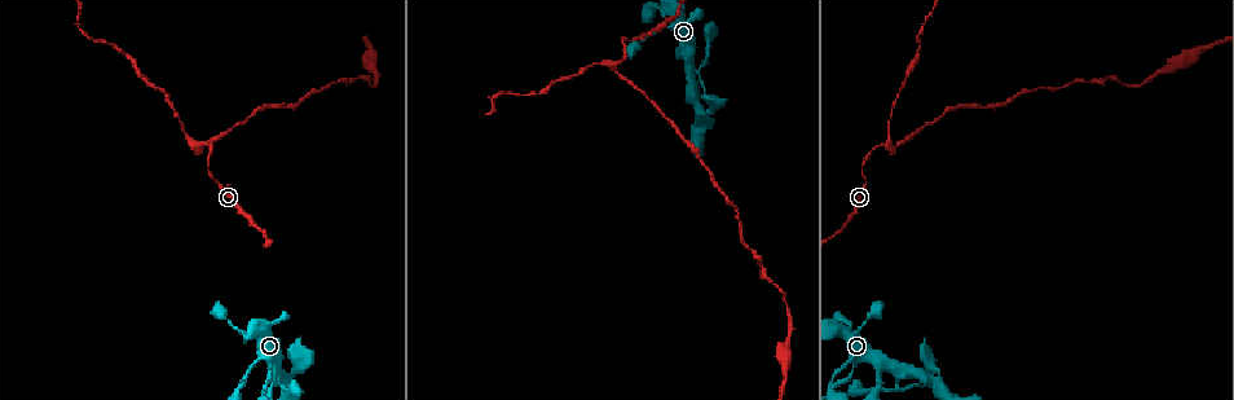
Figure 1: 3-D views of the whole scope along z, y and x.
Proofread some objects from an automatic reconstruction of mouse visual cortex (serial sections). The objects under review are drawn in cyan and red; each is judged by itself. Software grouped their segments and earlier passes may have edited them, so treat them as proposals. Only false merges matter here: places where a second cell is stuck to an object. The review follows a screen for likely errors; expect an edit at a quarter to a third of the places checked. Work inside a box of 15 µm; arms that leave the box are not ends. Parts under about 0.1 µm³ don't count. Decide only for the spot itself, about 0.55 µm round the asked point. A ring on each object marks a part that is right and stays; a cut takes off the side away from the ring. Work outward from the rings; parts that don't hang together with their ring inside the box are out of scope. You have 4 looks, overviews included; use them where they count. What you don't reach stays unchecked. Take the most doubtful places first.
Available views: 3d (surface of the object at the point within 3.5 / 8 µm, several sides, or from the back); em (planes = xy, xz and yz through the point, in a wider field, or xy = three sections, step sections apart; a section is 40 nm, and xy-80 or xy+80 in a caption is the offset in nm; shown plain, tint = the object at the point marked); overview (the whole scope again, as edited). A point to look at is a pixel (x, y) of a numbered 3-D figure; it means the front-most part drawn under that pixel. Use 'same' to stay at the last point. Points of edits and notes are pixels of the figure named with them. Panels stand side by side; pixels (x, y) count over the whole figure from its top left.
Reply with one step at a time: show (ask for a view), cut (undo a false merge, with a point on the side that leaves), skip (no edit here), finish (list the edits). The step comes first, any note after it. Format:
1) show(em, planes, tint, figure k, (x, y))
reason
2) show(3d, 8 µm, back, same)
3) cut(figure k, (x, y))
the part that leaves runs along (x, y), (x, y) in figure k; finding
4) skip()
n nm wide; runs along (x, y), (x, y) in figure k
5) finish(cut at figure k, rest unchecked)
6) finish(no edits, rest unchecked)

show(3d, 3.5 µm, figure 1, (282, 391))
abrupt turn

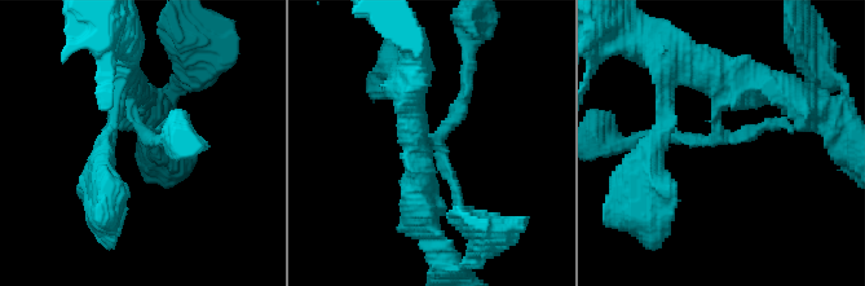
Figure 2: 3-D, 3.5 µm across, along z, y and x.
show(em, xy, step 3, tint, figure 2, (718, 135))

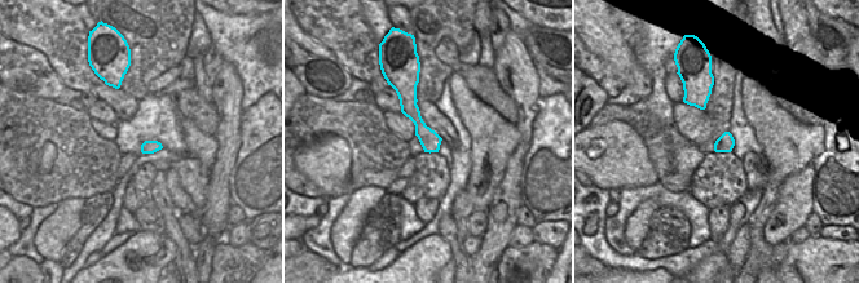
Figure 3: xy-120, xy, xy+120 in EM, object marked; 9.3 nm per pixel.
skip()
runs along (700, 65), (716, 136), (640, 136) in figure 2; all the same cell

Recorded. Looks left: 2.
show(3d, 3.5 µm, figure 1, (199, 146))
sharp bend

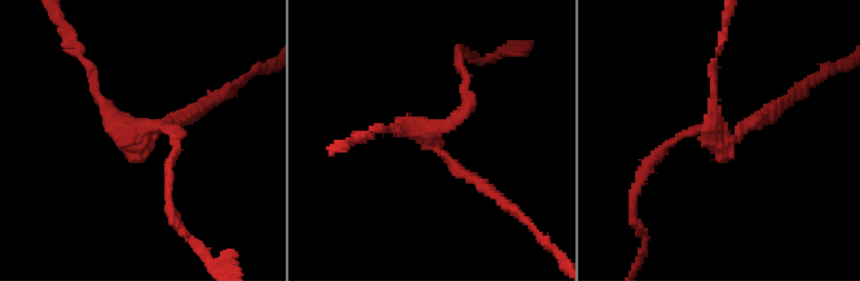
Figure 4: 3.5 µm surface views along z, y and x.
show(em, xy, step 3, tint, figure 4, (433, 131))
shape alone is not enough

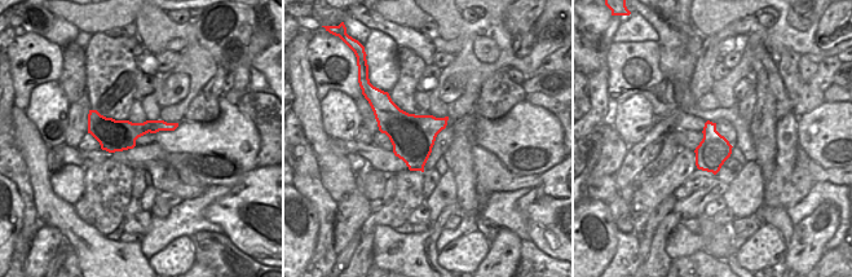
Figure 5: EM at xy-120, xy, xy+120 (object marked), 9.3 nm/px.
cut(figure 4, (461, 174))
420 nm wide; the part that leaves runs along (435, 145), (510, 211) in figure 4; two cells meet here

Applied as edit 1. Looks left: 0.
finish(cut at figure 4, rest unchecked)

